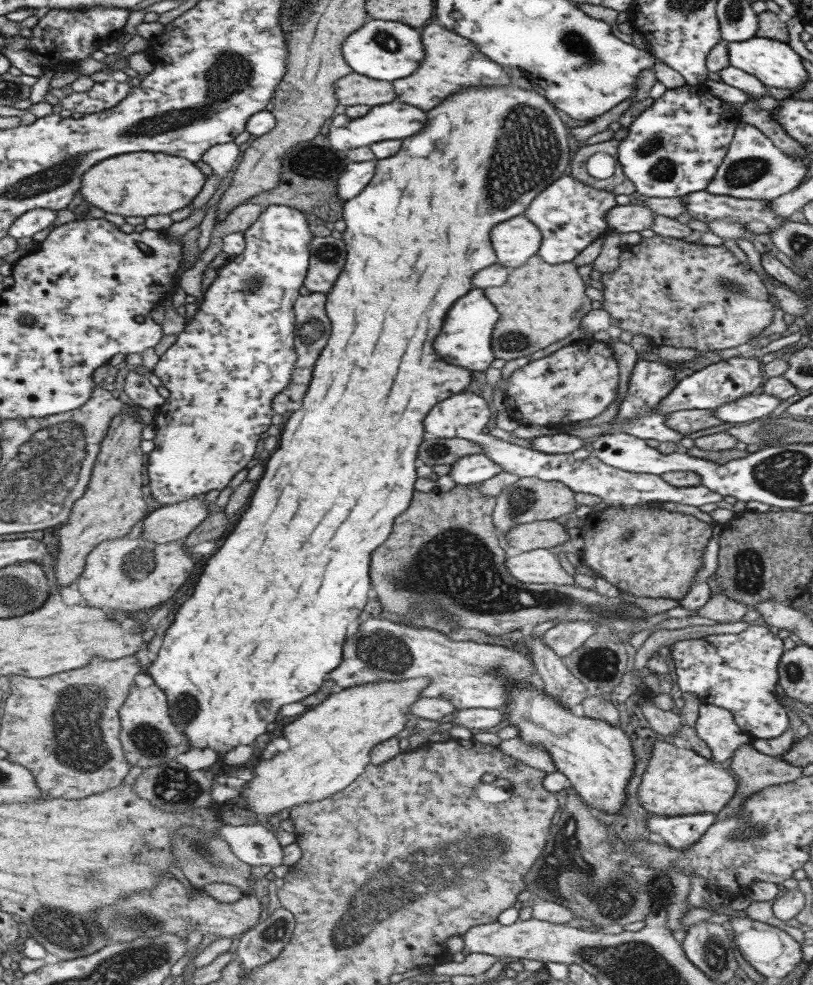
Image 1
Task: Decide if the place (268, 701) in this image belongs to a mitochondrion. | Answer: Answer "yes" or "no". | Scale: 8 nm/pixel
no

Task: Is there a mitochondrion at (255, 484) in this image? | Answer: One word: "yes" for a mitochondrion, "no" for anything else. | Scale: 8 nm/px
no

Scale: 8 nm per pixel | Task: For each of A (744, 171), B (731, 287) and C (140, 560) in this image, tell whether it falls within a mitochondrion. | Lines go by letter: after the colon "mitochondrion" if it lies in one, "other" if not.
A: mitochondrion
B: mitochondrion
C: mitochondrion

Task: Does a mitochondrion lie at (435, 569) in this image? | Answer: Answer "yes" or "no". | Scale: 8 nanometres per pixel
yes

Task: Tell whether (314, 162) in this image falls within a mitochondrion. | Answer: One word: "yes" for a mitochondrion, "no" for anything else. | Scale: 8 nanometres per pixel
yes

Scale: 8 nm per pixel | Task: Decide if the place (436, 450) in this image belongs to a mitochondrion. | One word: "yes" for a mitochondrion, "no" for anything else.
yes

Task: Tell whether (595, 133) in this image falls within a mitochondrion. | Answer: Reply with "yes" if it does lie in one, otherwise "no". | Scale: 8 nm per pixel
no

